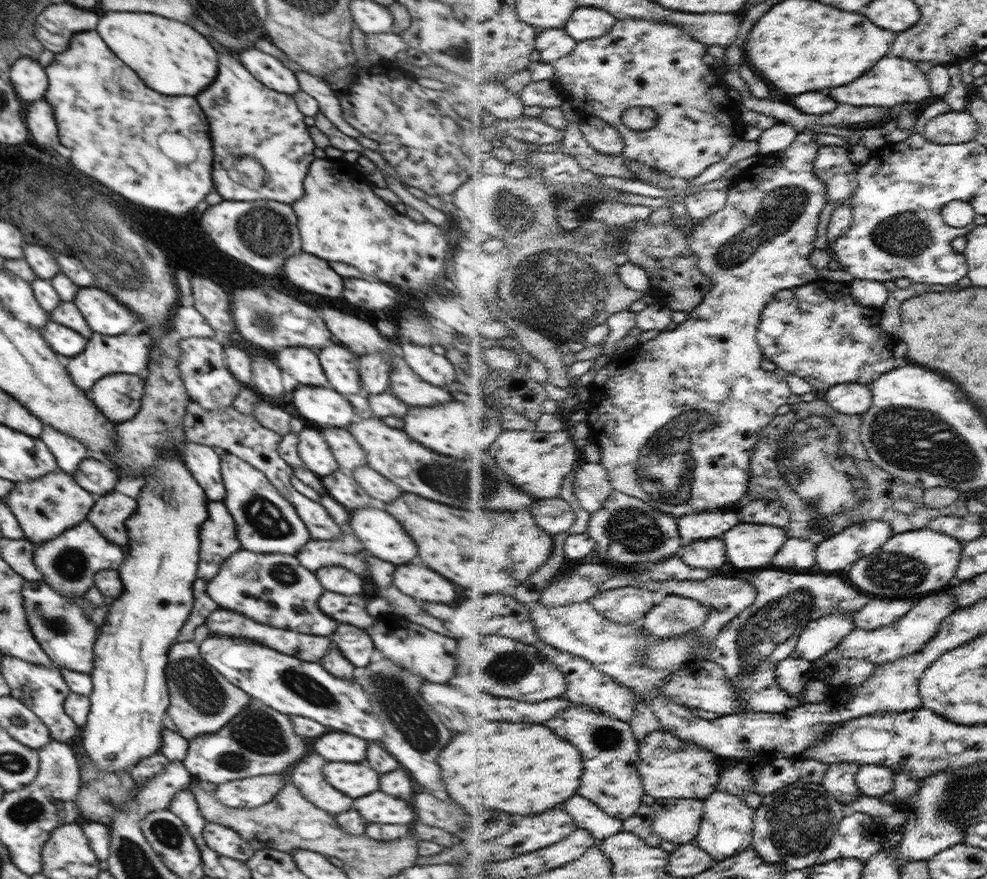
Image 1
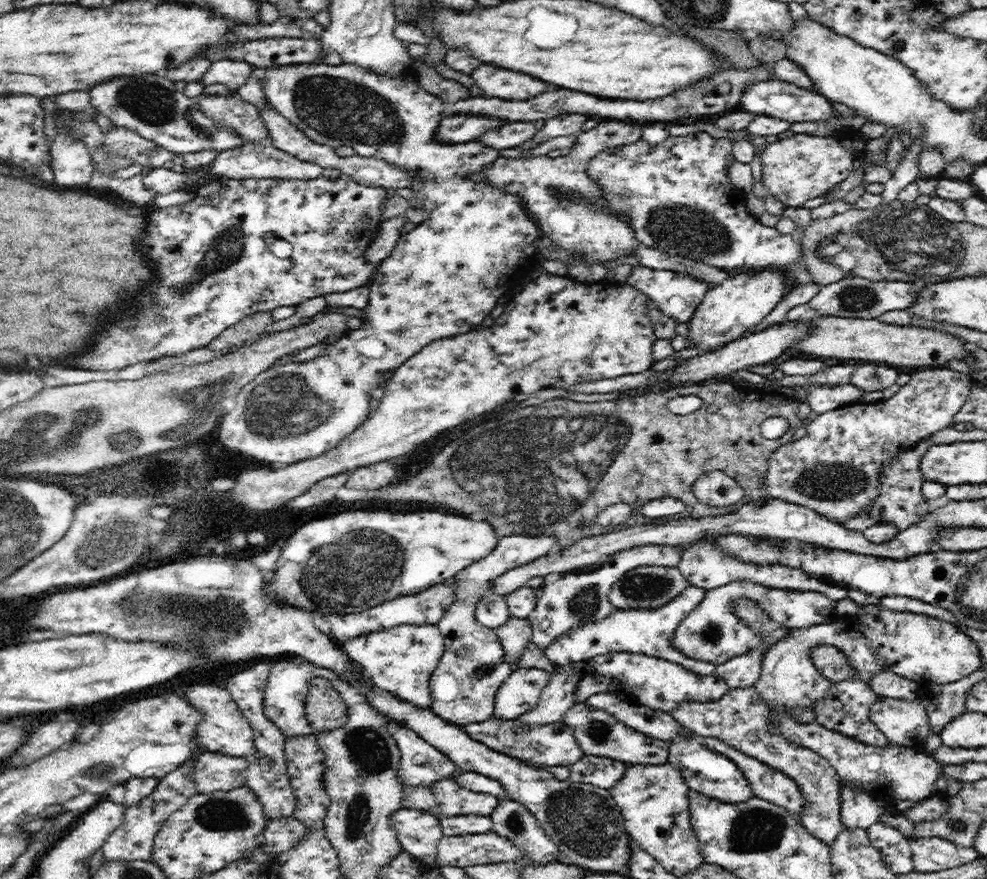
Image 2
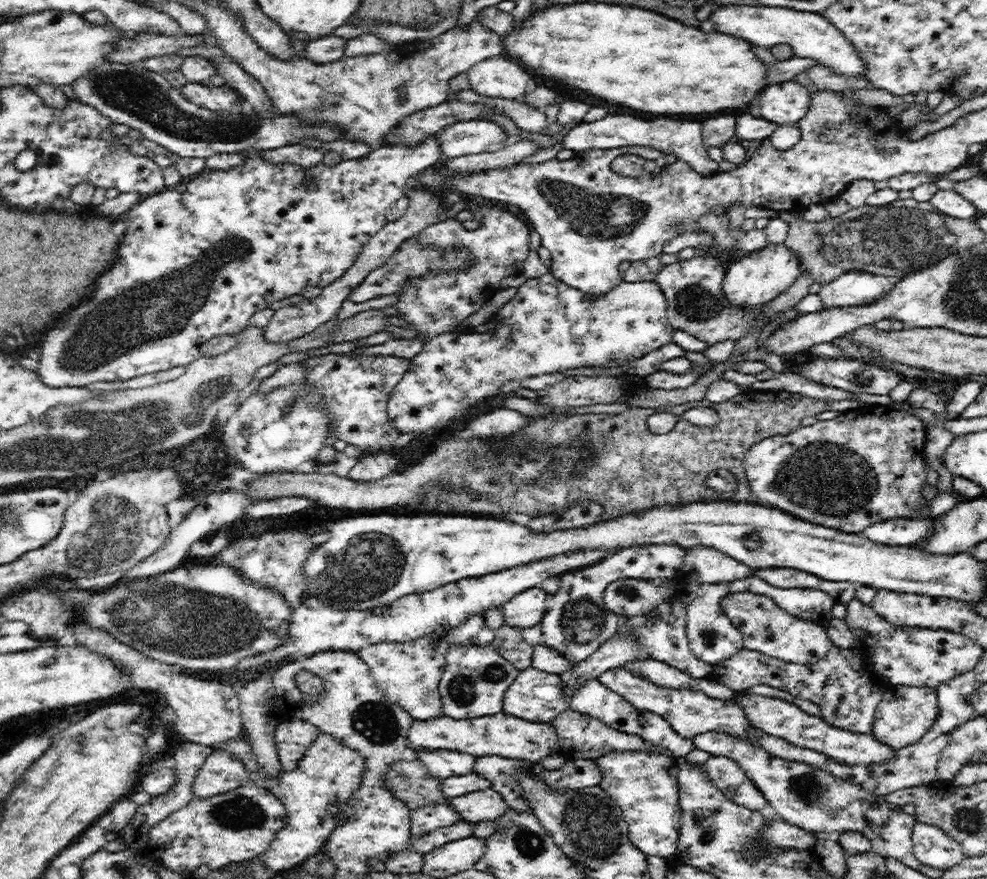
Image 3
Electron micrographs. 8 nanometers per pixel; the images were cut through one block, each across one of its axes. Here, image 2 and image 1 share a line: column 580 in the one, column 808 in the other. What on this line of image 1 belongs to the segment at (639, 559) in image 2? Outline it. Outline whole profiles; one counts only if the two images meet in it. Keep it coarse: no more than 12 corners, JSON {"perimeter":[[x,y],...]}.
{"perimeter":[[752,570],[754,606],[729,622],[710,660],[746,712],[804,702],[778,665],[815,620],[873,598],[830,574]]}

